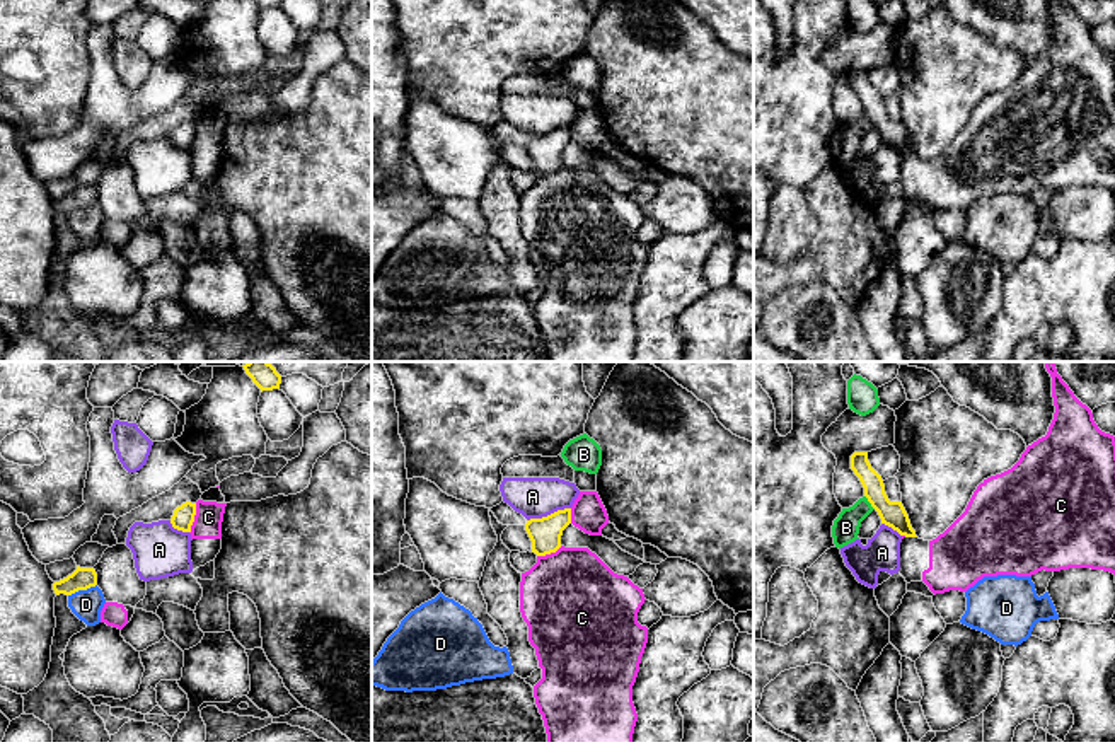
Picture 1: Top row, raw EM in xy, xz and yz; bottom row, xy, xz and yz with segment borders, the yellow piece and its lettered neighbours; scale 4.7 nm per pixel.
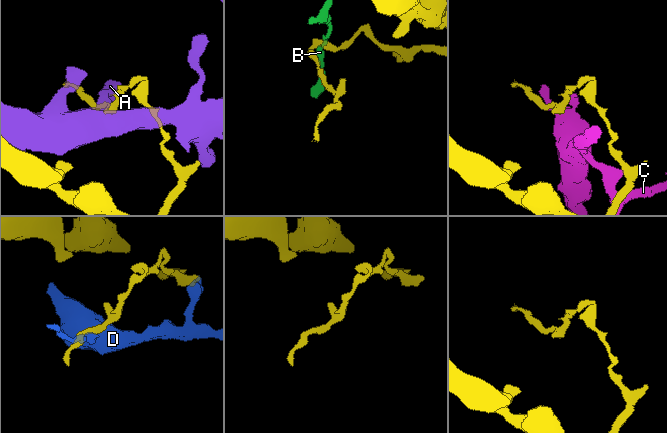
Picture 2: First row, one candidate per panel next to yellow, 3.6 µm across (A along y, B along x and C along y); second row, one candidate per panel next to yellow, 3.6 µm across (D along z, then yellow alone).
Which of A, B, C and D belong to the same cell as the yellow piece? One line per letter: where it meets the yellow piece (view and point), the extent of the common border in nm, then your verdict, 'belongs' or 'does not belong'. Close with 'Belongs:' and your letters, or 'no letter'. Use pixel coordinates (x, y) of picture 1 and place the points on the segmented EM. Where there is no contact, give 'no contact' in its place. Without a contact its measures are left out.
A: xz (548, 515) | 220 nm | does not belong
B: yz (868, 500) | 90 nm | does not belong
C: xy (193, 519) | 150 nm | does not belong
D: xy (82, 589) | 150 nm | does not belong
Belongs: no letter

